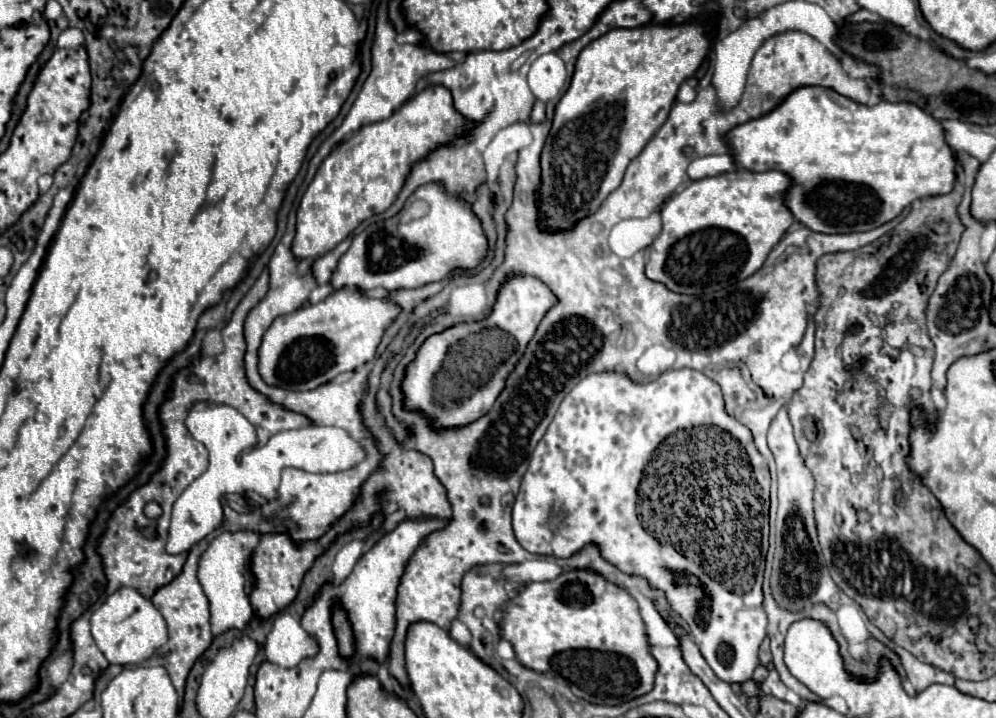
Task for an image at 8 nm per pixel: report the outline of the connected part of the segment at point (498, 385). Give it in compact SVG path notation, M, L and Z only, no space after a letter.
M509 276L499 290L491 314L481 322L465 322L427 338L403 380L405 406L433 418L433 426L465 426L487 414L505 386L505 378L525 352L541 318L555 304L551 290L537 278Z

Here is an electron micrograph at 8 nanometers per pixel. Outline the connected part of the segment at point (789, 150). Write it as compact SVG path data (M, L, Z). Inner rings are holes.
M799 88L769 114L749 120L727 134L735 162L753 172L779 170L793 178L785 204L795 220L815 232L841 234L873 230L899 216L913 200L949 194L957 178L955 152L945 142L939 120L909 102L891 104L881 100L877 106L857 104L829 88Z

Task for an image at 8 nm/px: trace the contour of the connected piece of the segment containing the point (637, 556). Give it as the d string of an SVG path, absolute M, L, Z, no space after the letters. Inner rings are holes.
M691 368L669 370L669 372L661 374L657 380L647 382L647 384L635 384L627 378L627 374L615 374L615 372L589 374L587 378L583 378L565 396L565 400L561 402L543 440L537 444L537 452L533 452L529 470L523 476L521 490L513 504L515 538L527 552L555 556L555 558L569 558L571 554L581 550L583 544L595 542L595 544L599 544L603 558L609 560L613 566L617 566L621 572L645 576L653 588L663 590L671 604L671 610L687 620L693 640L701 650L701 656L707 660L707 664L711 666L715 676L727 684L743 684L745 680L749 680L753 676L753 670L759 664L757 652L765 638L765 628L767 628L767 616L763 612L763 592L761 592L765 554L767 554L767 538L769 538L767 518L769 518L769 468L767 468L765 458L761 458L761 454L757 452L749 428L745 428L741 422L737 422L735 418L731 418L725 412L723 394L721 394L719 384Z

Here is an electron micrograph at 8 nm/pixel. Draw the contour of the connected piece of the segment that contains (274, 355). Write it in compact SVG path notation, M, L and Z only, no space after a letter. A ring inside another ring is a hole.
M341 288L319 304L277 316L259 348L259 374L271 386L285 390L313 390L337 374L373 360L385 330L399 316L401 306L387 298L369 298L357 288Z

